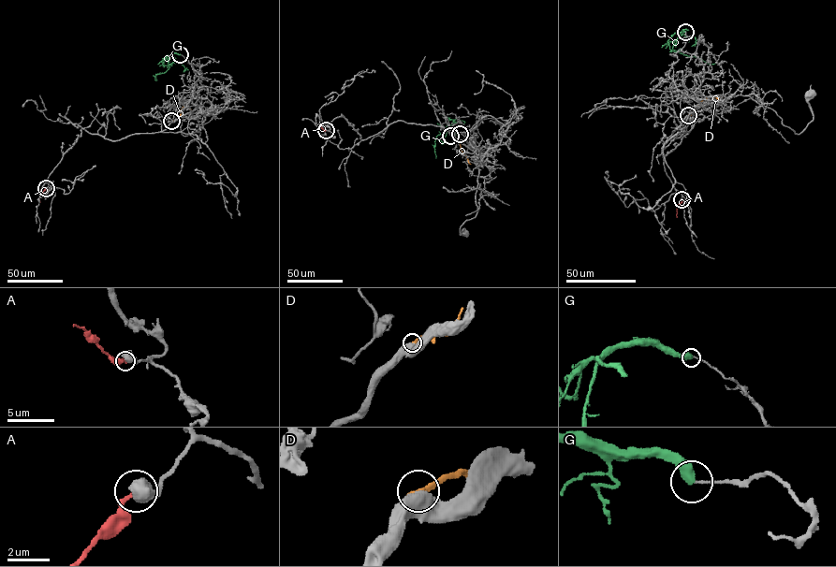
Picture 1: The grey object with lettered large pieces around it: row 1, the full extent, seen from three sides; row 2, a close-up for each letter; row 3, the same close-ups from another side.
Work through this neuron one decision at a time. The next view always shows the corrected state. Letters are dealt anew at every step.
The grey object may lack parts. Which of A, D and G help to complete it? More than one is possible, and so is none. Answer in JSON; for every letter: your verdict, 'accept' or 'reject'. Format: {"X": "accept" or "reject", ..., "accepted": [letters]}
{"A": "reject", "D": "reject", "G": "reject", "accepted": []}

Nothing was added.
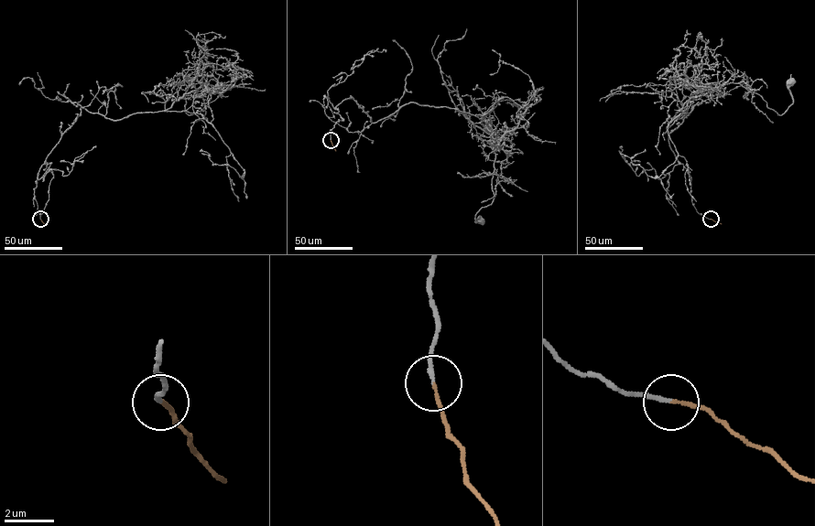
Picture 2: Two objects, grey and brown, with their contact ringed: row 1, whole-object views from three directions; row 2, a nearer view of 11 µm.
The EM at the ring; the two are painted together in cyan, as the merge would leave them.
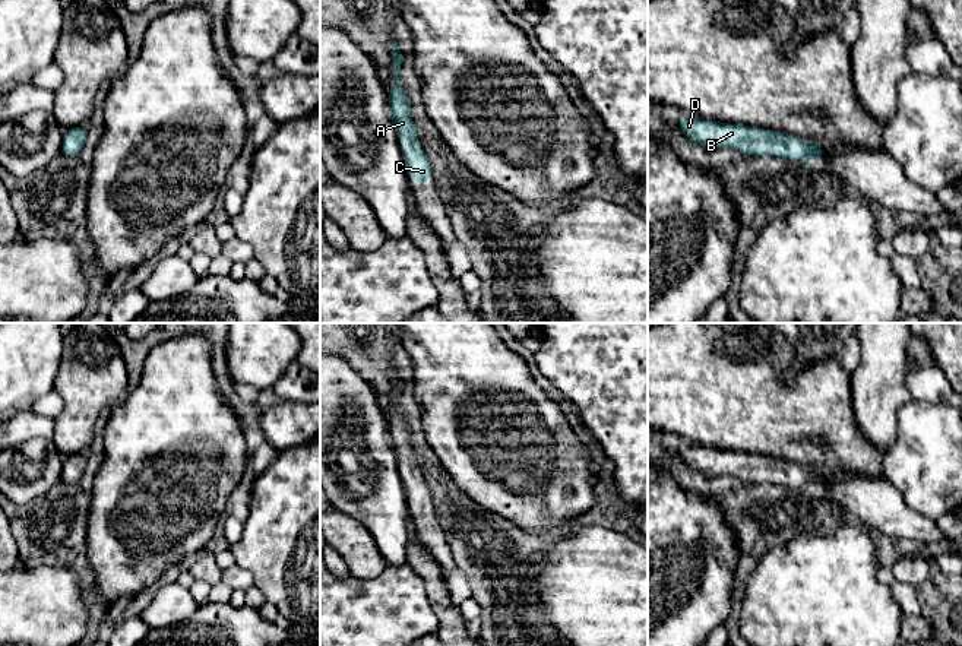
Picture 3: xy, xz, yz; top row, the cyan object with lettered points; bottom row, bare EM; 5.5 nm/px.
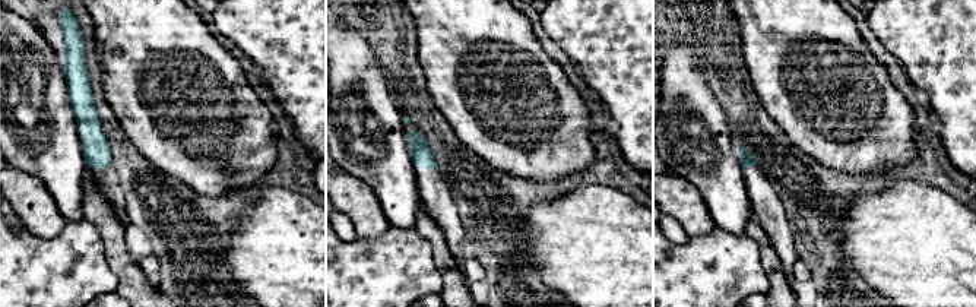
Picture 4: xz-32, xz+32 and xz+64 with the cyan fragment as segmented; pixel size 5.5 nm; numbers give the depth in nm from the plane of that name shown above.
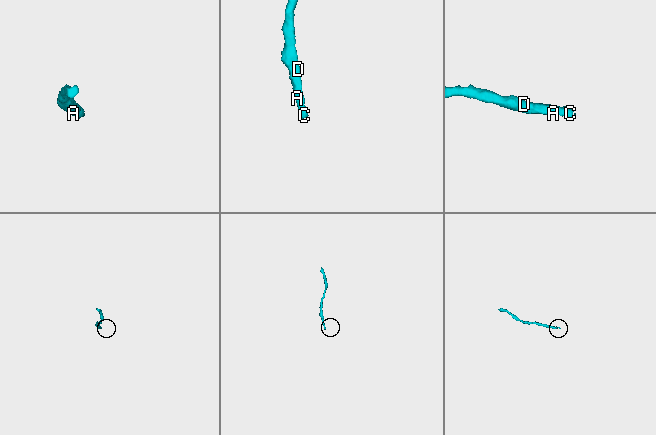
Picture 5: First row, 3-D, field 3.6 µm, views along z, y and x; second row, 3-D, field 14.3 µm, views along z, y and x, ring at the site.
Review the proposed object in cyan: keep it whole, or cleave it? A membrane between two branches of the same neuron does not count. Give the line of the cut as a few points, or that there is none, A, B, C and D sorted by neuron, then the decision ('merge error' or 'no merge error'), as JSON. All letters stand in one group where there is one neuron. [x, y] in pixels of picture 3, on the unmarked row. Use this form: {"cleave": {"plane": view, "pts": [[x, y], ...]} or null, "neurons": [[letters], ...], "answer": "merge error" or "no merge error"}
{"cleave": null, "neurons": [["A", "B", "C", "D"]], "answer": "no merge error"}

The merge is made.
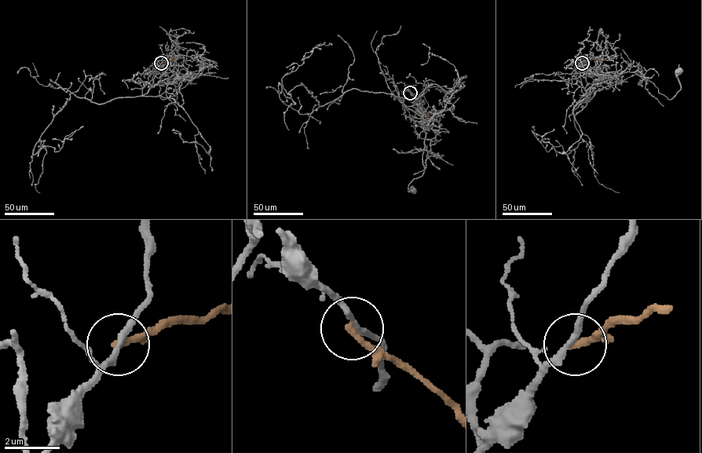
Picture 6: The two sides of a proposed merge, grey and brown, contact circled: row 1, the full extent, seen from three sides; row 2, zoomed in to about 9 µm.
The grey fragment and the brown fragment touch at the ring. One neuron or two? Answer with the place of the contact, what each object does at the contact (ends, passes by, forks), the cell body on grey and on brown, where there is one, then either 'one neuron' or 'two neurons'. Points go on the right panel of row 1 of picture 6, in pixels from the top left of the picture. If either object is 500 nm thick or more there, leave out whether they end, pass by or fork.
(582, 63) | grey passes by | brown ends | grey (679, 71) | brown none | two neurons

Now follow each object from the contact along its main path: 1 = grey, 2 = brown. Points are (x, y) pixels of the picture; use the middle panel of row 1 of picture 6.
1: (410, 93), (417, 103), (425, 133), (422, 162), (425, 169), (408, 185), (409, 191), (413, 189)
2: (410, 93), (418, 98), (427, 115), (428, 118), (426, 118)

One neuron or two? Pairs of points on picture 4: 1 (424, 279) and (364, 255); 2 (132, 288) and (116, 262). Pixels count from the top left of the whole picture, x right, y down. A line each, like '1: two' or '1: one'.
1: one
2: one

